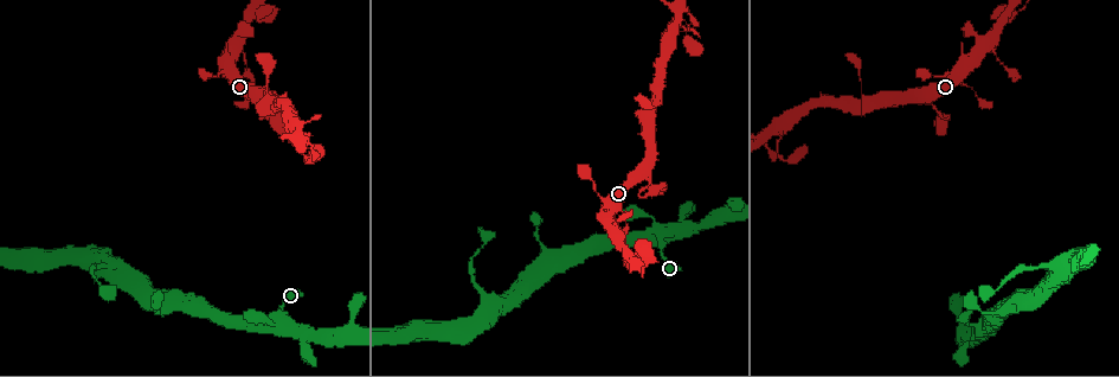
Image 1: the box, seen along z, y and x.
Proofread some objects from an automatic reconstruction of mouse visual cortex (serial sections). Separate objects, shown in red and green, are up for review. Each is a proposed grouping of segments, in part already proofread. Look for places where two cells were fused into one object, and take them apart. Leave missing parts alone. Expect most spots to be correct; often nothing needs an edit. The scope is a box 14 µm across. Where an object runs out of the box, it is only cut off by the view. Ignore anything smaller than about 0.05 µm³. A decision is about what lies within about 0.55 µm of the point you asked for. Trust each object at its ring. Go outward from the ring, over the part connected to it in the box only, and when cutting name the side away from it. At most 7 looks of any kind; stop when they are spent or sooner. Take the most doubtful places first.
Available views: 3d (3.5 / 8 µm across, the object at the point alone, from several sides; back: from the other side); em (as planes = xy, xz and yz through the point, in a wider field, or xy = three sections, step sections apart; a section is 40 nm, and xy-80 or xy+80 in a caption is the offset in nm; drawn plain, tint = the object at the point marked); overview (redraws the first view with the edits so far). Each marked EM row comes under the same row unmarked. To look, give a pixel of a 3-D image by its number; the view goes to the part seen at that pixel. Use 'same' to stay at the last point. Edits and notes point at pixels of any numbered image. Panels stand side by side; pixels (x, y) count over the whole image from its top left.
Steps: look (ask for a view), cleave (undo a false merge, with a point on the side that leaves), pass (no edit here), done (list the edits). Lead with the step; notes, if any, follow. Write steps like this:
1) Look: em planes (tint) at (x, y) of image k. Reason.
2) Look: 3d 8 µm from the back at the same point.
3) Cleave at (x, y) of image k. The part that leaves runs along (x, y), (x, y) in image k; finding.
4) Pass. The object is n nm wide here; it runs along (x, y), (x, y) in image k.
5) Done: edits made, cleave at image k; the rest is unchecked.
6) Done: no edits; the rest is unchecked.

Look: 3d 3.5 µm at (975, 93) of image 1. Sharp bend.

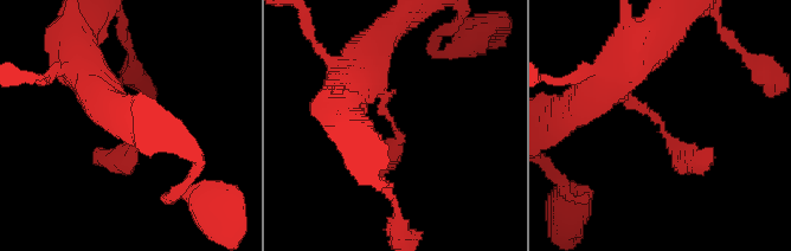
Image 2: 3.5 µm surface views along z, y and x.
Look: em xy step 1 (tint) at (396, 127) of image 2.

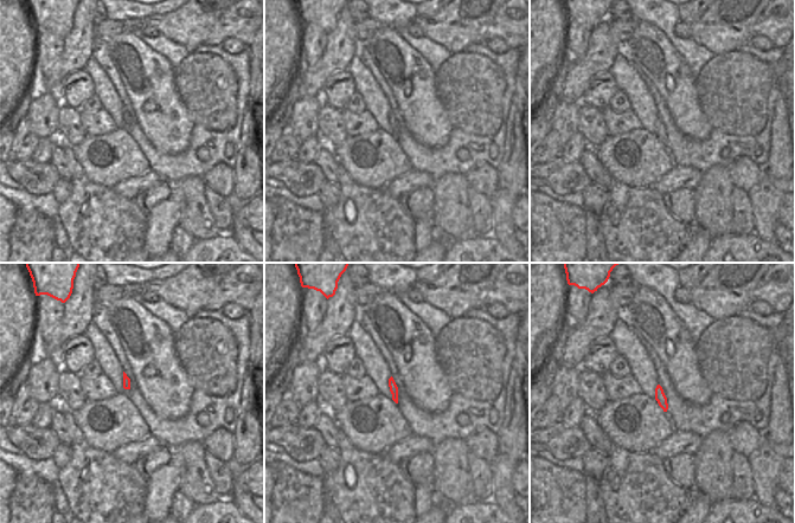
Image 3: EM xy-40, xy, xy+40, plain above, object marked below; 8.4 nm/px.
Pass. It runs along (606, 90), (651, 113), (685, 160), (709, 152) in image 2; continuous, no second cell.

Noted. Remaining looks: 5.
Look: em xy step 5 (tint) at (783, 127) of image 1. A fork.

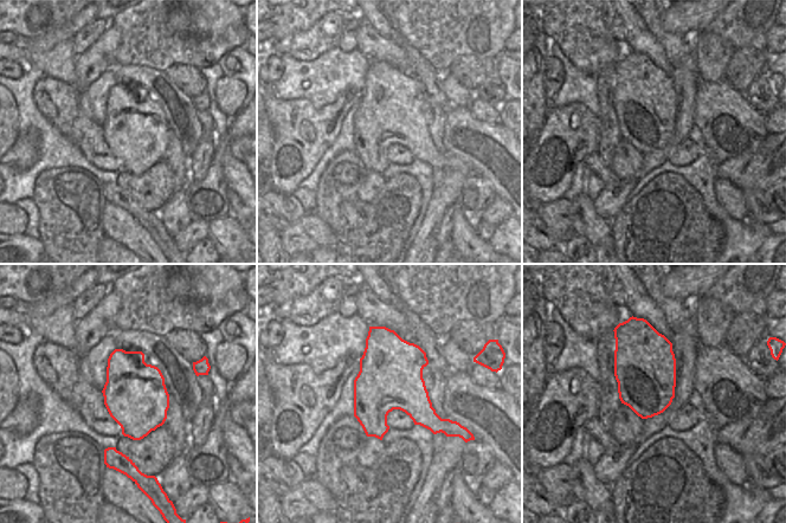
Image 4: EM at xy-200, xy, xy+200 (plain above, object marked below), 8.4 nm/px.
Look: 3d 3.5 µm at the same point.

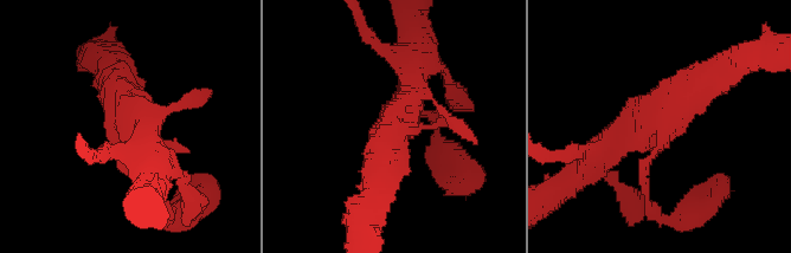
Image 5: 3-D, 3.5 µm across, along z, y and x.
Pass. It runs along (724, 69), (609, 146) in image 5; continuous, no second cell.

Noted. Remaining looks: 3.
Look: 3d 3.5 µm at (232, 36) of image 1. Thin arm on a thick one.

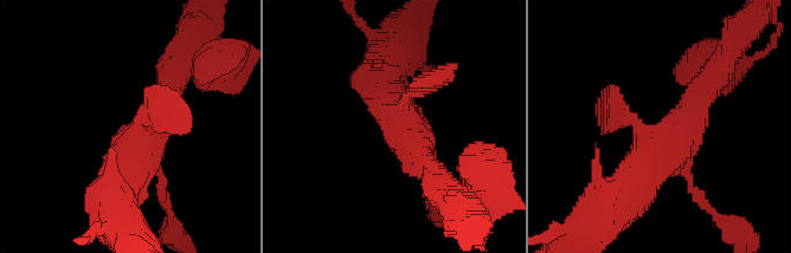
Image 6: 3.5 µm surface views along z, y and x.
Look: em xy step 5 (tint) at (641, 136) of image 6.

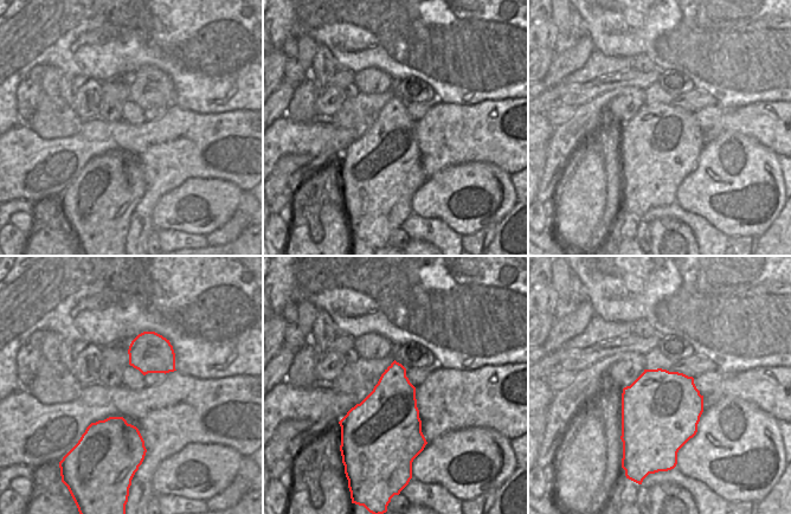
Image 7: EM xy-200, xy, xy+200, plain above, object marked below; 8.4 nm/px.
Pass. The object is 500 nm wide here; it runs along (604, 214), (689, 116), (701, 93) in image 6; all the same cell.

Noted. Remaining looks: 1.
Done: no edits; the rest is unchecked.

